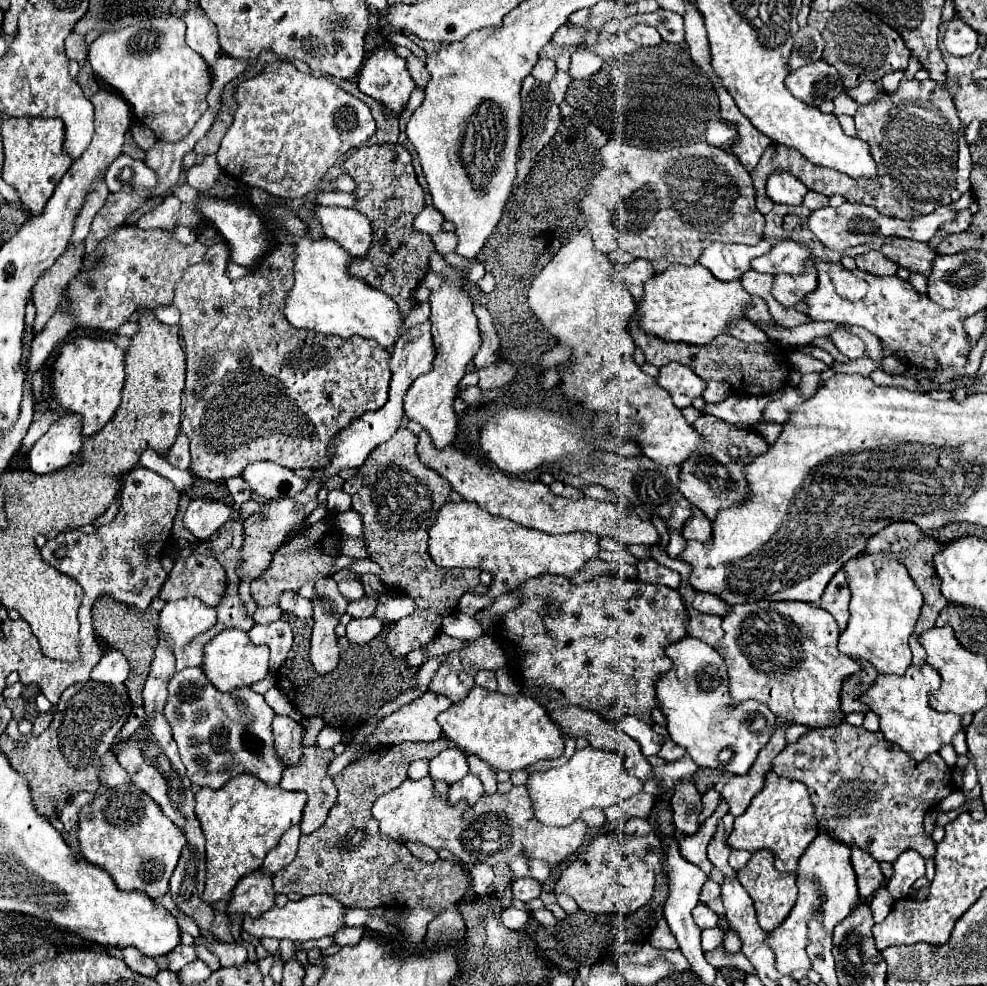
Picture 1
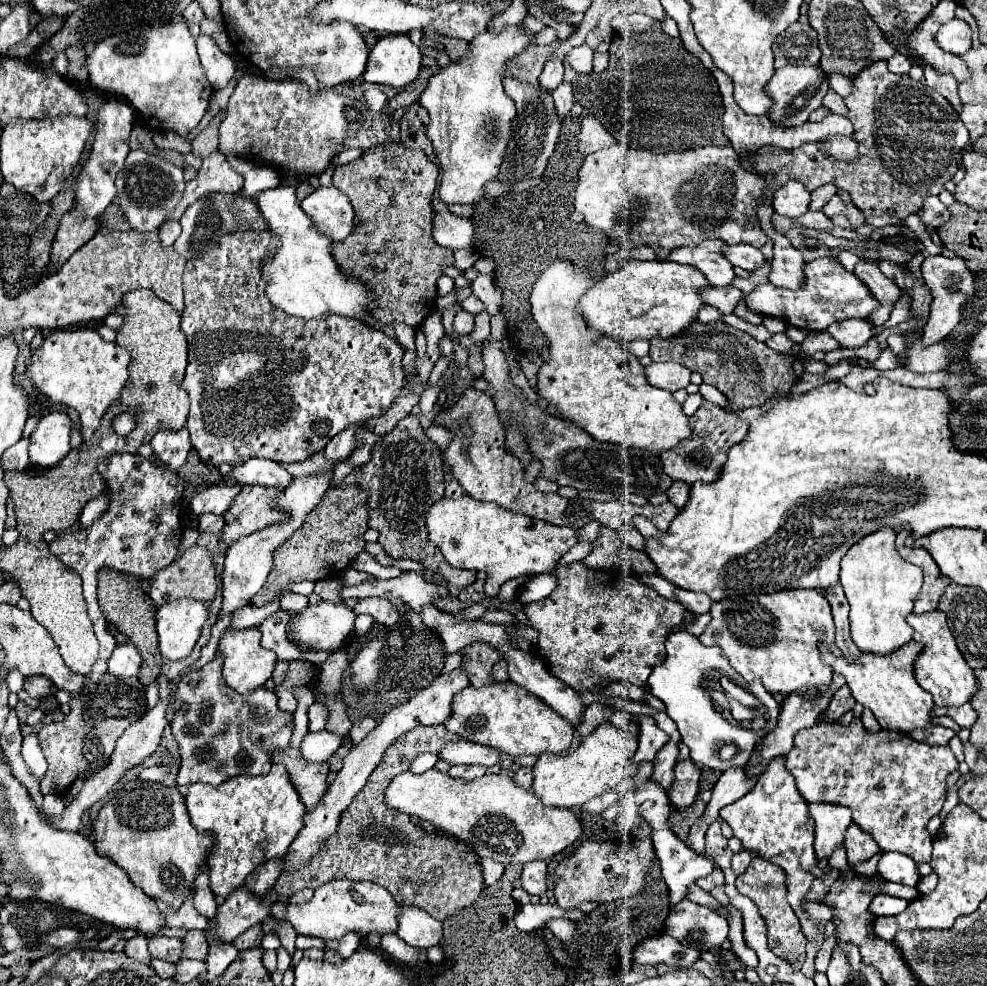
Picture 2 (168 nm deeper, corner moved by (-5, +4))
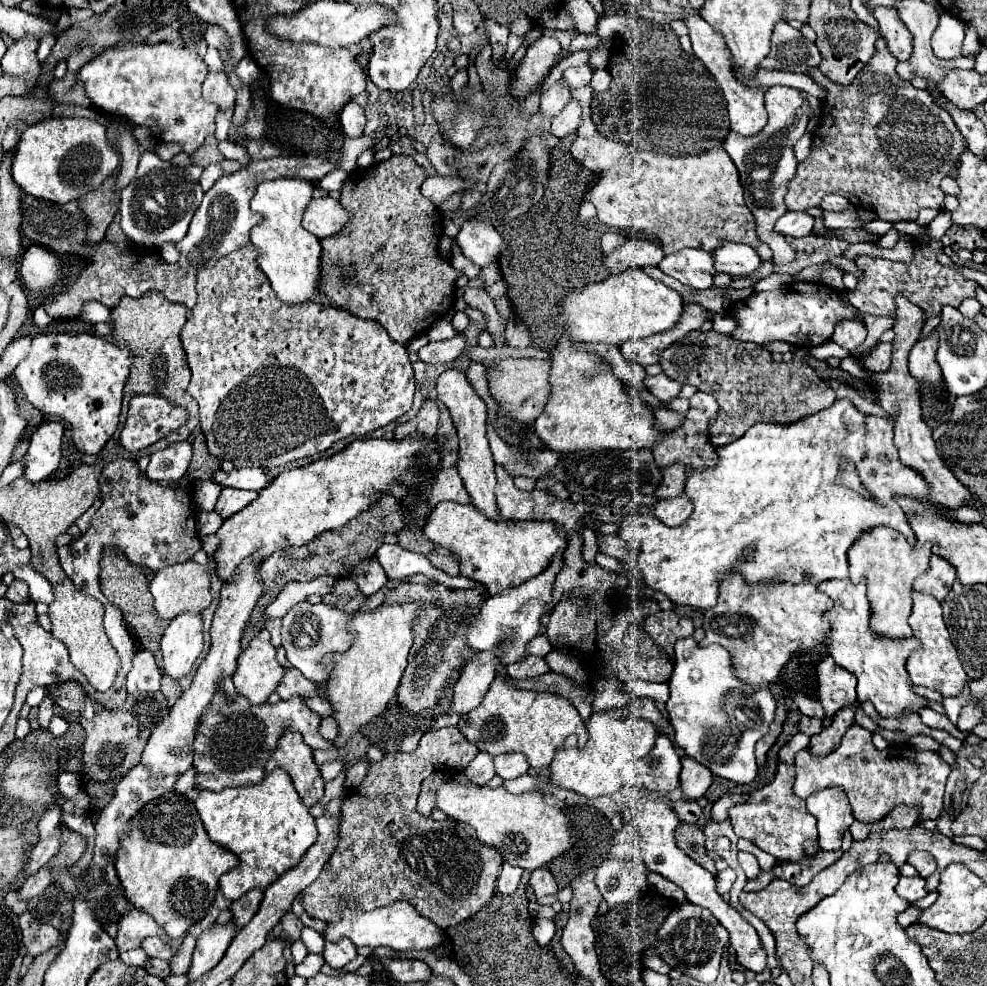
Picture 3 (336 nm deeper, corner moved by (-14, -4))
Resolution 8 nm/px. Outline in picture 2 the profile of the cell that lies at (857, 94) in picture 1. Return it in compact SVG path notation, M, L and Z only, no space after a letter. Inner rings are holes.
M828 74L828 82L830 82L830 88L840 94L842 98L850 96L852 90L854 90L854 78L846 78L846 76L840 76L840 74Z

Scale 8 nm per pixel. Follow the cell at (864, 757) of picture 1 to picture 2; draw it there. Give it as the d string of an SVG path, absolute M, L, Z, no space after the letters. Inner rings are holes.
M854 718L848 726L816 722L810 730L800 730L794 736L794 746L790 754L786 754L784 768L796 778L796 786L806 802L828 802L850 808L852 822L868 832L880 850L902 852L916 862L932 860L932 838L926 824L932 816L940 814L946 800L946 776L958 768L950 746L930 746L898 732L880 730L872 734L864 728L860 718Z

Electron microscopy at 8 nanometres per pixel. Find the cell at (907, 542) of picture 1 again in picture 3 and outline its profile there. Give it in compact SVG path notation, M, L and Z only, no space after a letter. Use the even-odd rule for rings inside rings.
M933 556L929 570L923 576L915 578L913 588L919 592L927 592L941 602L947 596L947 592L951 590L953 582L955 582L955 568L947 560Z

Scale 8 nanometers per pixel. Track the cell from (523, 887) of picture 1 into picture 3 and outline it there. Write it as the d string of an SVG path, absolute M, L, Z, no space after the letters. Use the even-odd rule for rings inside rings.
M537 868L537 870L533 870L531 880L529 880L529 886L533 888L533 892L535 892L537 898L557 892L555 878L553 878L553 874L551 874L547 868Z

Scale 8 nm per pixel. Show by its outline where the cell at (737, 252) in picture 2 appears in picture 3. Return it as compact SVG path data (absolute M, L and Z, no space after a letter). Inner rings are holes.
M727 242L723 246L717 246L711 254L715 258L715 270L725 272L729 276L749 276L761 264L755 250L745 244Z

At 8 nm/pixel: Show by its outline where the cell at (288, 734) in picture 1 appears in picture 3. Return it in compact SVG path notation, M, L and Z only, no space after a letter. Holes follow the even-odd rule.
M285 668L285 676L283 676L283 680L279 682L279 686L277 686L277 694L283 698L283 700L287 700L287 698L291 698L291 696L301 696L301 698L309 698L309 696L313 696L315 694L315 690L317 690L317 684L315 682L311 682L311 680L307 680L297 668Z

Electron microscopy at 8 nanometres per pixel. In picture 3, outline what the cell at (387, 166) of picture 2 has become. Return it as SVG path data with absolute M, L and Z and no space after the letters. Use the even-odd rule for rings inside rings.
M391 156L389 160L381 162L381 164L373 164L365 170L357 170L355 174L351 174L351 178L347 180L345 188L341 190L341 204L347 206L347 210L353 214L351 224L347 224L339 234L331 236L331 238L323 238L321 240L321 278L319 278L319 294L325 298L325 302L329 302L335 308L347 310L353 316L365 318L365 320L375 320L381 322L381 326L389 332L389 336L399 342L399 344L407 344L411 338L427 332L437 320L443 318L443 314L453 306L455 300L455 280L461 276L459 270L455 270L447 260L441 258L439 254L439 238L441 238L441 214L439 210L433 206L431 200L427 200L425 196L421 196L419 188L423 184L423 180L427 178L423 166L419 166L411 156Z

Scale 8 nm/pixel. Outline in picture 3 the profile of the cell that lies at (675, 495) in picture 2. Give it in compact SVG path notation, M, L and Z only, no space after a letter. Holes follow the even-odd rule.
M683 462L671 464L669 468L661 468L663 482L659 484L659 490L655 490L655 498L673 498L683 494L685 488L685 468Z

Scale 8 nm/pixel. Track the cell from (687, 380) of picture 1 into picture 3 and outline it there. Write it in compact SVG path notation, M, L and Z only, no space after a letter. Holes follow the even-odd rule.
M665 374L647 376L647 378L643 380L643 386L645 386L655 398L659 398L659 400L671 400L671 398L675 398L675 396L679 394L679 390L681 390L681 384L675 382L675 380L671 380L671 378L667 378Z

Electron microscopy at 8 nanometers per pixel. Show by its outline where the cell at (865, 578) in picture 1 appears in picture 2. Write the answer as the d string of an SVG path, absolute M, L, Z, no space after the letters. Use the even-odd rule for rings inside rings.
M882 528L878 532L872 532L868 536L864 536L860 542L856 542L846 556L842 558L842 570L840 570L840 584L844 588L844 594L850 602L850 632L852 632L852 640L854 644L862 650L862 652L870 652L870 654L892 654L894 650L900 650L902 646L906 646L906 642L912 640L912 626L906 622L906 616L912 614L914 608L914 600L922 588L922 568L914 566L910 562L906 562L896 546L896 532L892 528Z

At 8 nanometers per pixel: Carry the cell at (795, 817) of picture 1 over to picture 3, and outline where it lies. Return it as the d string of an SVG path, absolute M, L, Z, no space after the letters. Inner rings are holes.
M795 734L781 750L779 750L779 764L775 778L765 784L763 788L751 792L747 796L747 802L741 802L739 806L733 806L729 810L731 826L733 832L739 838L745 838L753 842L757 848L763 852L775 856L779 862L799 862L805 852L803 852L803 842L813 840L817 842L817 820L811 816L805 808L805 800L797 798L791 790L793 786L793 776L795 776L795 754L803 750L809 744L807 734Z

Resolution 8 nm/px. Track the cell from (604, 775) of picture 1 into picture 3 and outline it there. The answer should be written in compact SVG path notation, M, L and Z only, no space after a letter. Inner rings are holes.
M611 708L605 712L593 712L589 718L589 740L583 748L573 740L565 740L563 750L557 752L551 764L551 782L559 788L573 790L587 798L607 796L623 786L623 768L643 758L655 744L659 728L643 718L625 716L625 708Z

